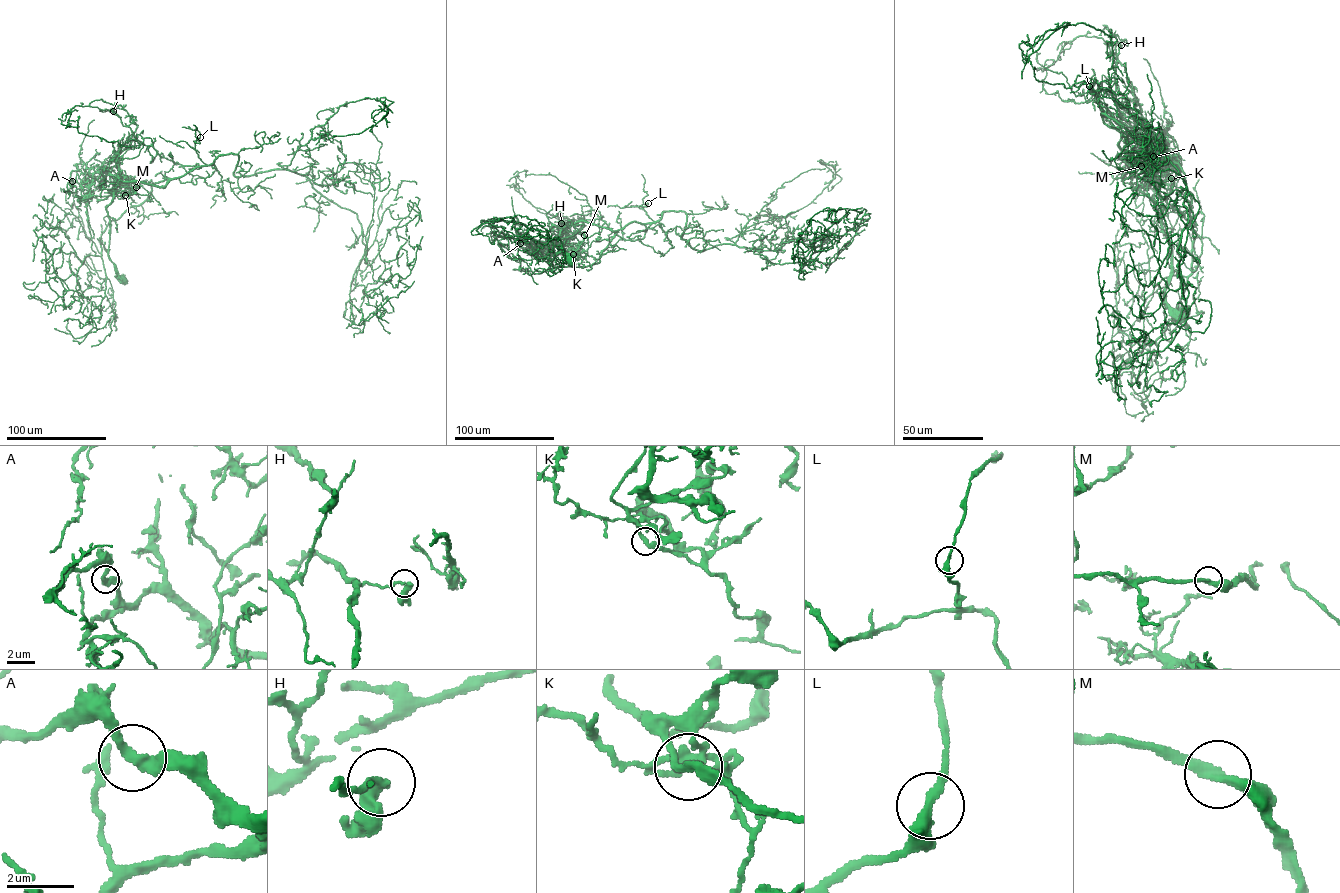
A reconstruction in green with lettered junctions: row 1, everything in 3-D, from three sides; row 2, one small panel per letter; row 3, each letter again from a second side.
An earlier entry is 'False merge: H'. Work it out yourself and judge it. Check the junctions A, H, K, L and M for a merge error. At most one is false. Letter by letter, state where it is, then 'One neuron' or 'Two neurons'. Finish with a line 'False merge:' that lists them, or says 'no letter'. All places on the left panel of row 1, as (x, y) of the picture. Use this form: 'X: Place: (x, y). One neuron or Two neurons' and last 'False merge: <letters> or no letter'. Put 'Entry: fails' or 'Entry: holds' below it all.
A: Place: (72, 181). One neuron
H: Place: (113, 111). One neuron
K: Place: (125, 195). One neuron
L: Place: (200, 137). One neuron
M: Place: (136, 187). One neuron
False merge: no letter
Entry: fails

